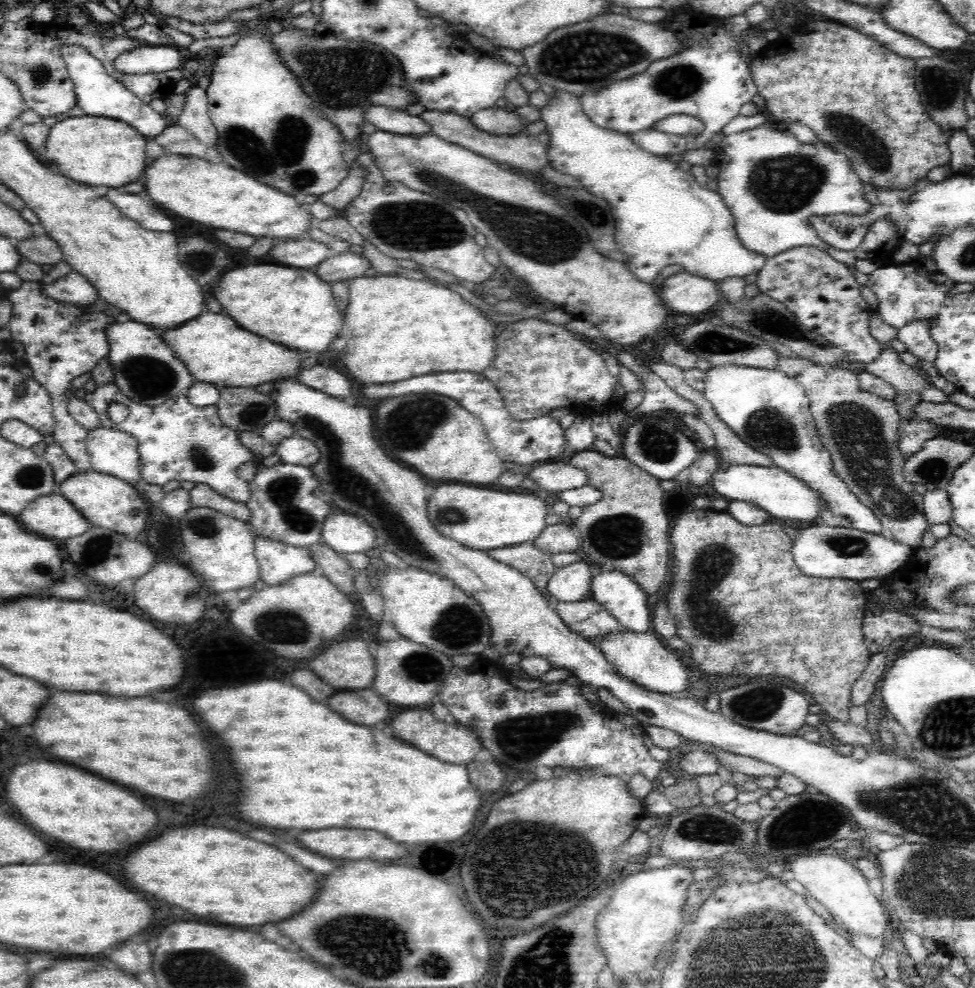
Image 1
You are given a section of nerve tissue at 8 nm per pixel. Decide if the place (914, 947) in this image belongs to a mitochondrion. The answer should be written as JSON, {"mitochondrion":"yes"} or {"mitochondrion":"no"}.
{"mitochondrion":"no"}

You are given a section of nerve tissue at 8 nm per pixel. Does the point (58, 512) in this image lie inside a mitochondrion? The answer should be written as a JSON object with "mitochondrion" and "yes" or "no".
{"mitochondrion":"no"}

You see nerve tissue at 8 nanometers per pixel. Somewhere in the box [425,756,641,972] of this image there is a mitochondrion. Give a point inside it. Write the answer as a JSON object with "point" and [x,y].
{"point":[563,856]}

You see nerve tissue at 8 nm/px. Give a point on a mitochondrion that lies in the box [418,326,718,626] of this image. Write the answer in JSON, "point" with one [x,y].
{"point":[615,534]}

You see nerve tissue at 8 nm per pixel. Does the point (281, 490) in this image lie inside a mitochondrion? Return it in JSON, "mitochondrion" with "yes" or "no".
{"mitochondrion":"yes"}

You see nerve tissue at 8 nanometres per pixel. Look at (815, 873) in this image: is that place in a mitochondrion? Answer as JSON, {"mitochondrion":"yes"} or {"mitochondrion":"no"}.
{"mitochondrion":"no"}

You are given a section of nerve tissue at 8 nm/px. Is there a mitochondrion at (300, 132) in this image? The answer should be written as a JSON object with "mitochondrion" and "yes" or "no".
{"mitochondrion":"yes"}

